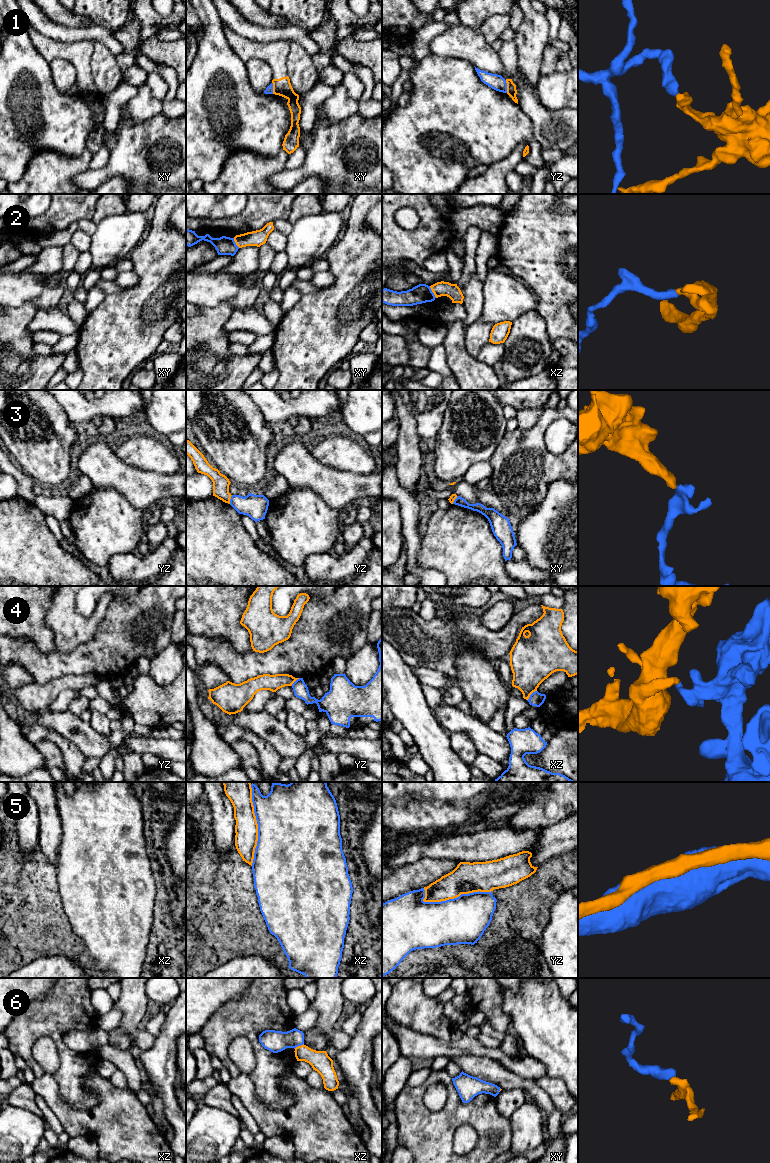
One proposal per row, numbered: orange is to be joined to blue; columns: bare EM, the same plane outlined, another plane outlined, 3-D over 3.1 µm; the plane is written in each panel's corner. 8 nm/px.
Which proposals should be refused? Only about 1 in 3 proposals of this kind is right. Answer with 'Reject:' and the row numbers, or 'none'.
Reject: 1, 2, 3, 4, 6

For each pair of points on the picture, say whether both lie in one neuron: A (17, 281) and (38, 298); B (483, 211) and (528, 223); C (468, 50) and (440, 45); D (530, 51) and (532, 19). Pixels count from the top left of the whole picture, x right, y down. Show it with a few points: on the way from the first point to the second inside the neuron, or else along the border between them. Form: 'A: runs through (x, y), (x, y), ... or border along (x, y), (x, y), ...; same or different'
A: runs through (22, 286), (27, 287), (33, 293); same
B: border along (505, 211), (500, 229), (495, 235); different
C: runs through (461, 45), (447, 45); same
D: runs through (530, 43), (531, 27); same

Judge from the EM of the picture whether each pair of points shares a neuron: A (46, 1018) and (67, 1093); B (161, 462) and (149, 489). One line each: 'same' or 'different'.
A: same
B: different

